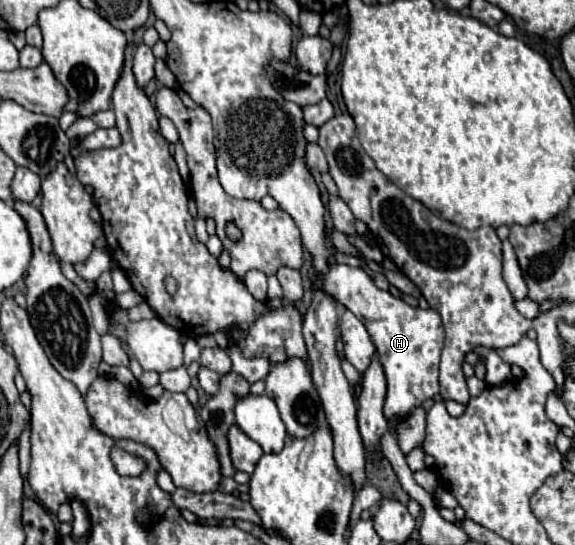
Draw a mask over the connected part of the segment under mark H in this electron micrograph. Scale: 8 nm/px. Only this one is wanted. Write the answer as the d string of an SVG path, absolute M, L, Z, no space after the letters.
M330 264L322 274L314 272L312 288L332 296L336 304L348 308L364 322L388 380L384 414L390 426L394 418L402 418L402 414L408 414L414 406L420 406L424 400L438 394L438 362L444 342L444 328L436 310L408 306L404 300L380 290L362 268L348 264Z

